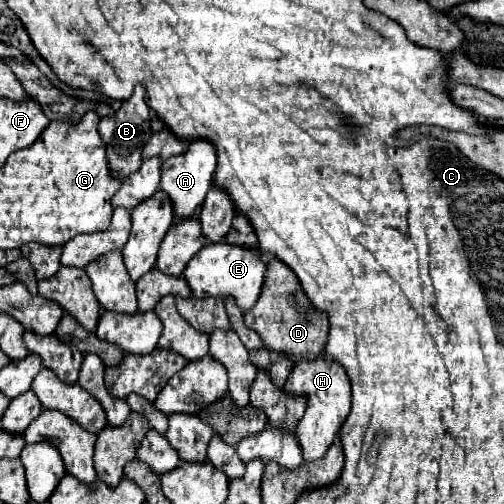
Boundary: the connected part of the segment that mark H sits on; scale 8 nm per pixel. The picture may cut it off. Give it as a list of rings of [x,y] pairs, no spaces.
[[[321,353],[313,361],[301,359],[299,363],[295,363],[285,385],[287,385],[287,391],[291,391],[293,395],[301,393],[307,397],[305,415],[301,417],[301,421],[297,423],[297,429],[295,429],[299,443],[301,443],[301,449],[303,449],[303,459],[305,461],[321,459],[321,455],[325,455],[329,443],[333,443],[335,435],[339,433],[341,423],[349,415],[349,407],[351,407],[349,377],[339,363],[325,359],[325,355]]]

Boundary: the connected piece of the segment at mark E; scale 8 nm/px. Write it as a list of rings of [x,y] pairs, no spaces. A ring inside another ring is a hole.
[[[219,241],[219,243],[207,243],[193,259],[191,263],[185,267],[183,275],[193,291],[193,295],[197,297],[203,297],[203,293],[207,295],[231,295],[237,299],[237,305],[241,307],[241,311],[247,311],[249,307],[253,307],[253,303],[257,301],[257,297],[261,295],[261,287],[263,287],[263,281],[265,281],[265,263],[261,259],[261,251],[259,247],[245,247],[245,245],[231,245],[231,243],[225,243],[225,241]]]

